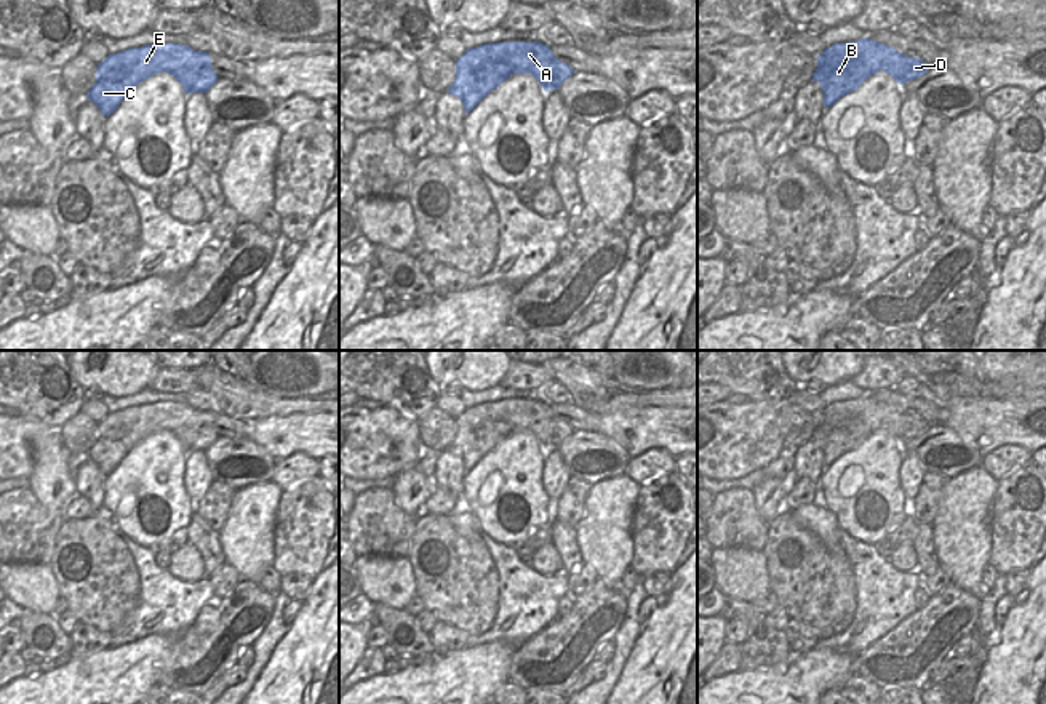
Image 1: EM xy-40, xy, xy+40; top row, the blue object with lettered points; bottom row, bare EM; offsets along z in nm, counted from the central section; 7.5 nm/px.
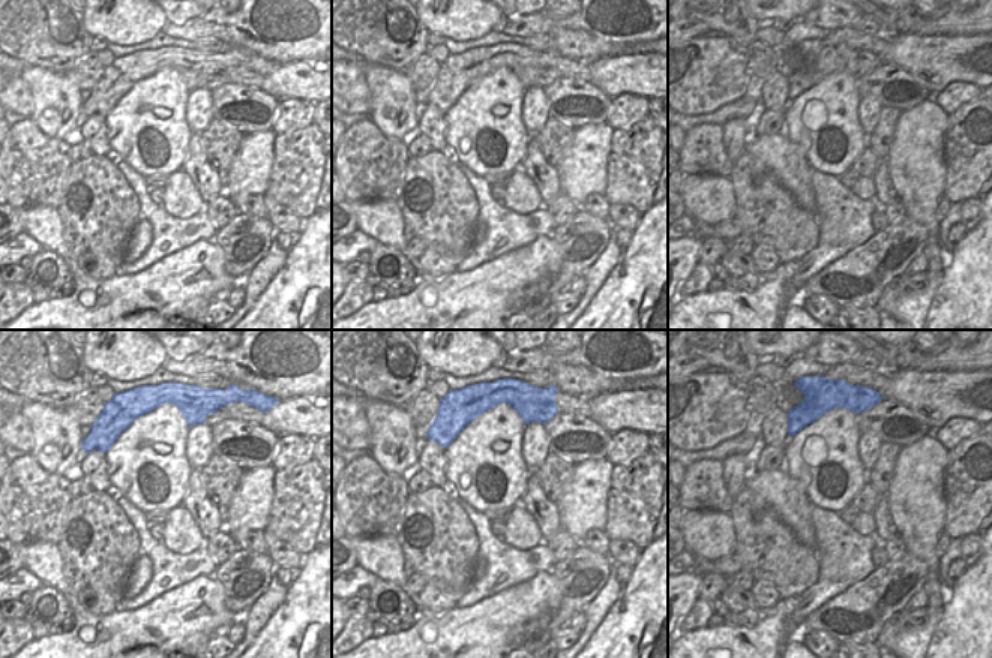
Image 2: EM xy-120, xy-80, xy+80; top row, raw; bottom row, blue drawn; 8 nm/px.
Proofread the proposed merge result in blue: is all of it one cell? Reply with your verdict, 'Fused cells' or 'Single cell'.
Fused cells.

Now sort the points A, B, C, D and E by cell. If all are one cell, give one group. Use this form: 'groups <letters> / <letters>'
groups A B C E / D

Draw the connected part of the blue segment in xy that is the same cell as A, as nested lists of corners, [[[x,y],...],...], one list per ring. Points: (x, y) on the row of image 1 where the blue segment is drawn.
[[[536,40],[485,43],[465,50],[456,61],[456,78],[448,91],[462,101],[465,114],[513,74],[531,74],[547,93],[555,59],[550,46]]]

